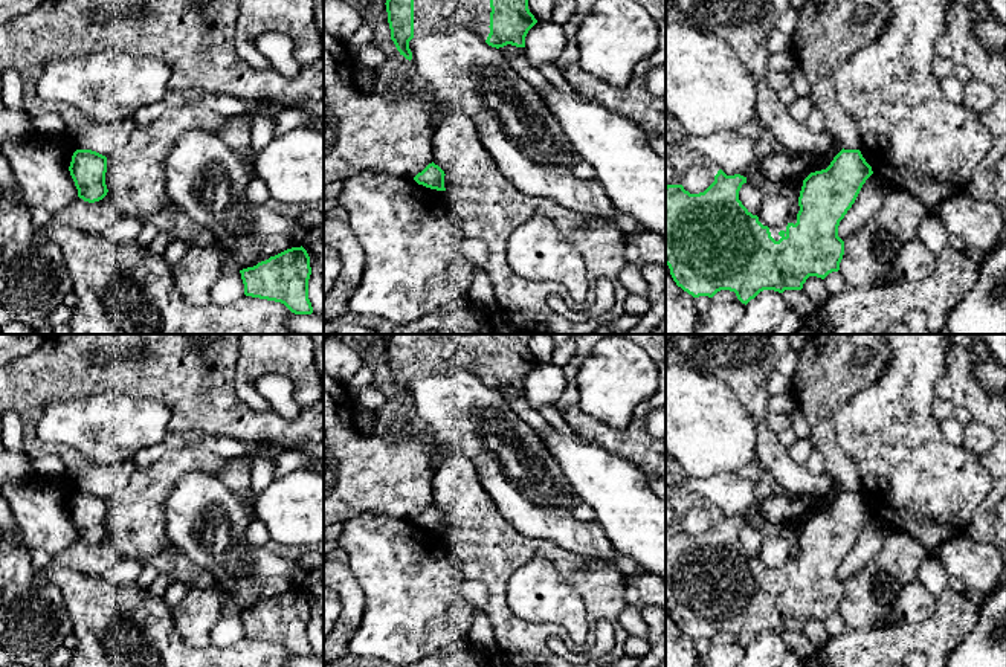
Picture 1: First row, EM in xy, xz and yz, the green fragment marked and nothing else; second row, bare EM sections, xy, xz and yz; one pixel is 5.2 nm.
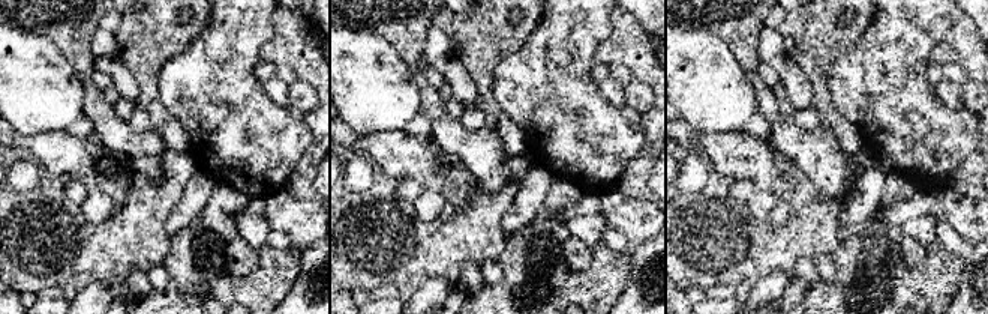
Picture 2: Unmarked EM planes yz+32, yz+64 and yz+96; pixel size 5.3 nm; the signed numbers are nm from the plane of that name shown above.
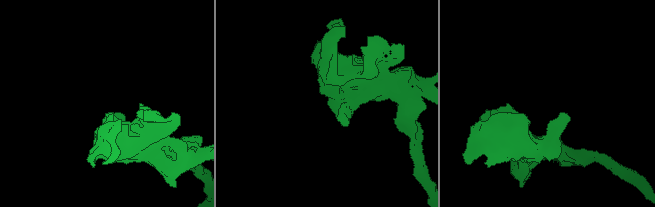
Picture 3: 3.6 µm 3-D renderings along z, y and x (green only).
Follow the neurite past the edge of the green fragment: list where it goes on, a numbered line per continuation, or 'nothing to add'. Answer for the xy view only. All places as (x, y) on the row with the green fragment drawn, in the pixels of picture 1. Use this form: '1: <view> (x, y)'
nothing to add

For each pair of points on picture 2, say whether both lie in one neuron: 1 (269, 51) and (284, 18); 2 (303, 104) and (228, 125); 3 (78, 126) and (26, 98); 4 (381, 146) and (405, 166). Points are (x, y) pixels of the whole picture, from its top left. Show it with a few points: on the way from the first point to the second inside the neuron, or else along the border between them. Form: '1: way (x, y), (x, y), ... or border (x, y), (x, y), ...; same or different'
1: way (276, 44), (284, 36), (284, 26); same
2: border (287, 105), (303, 114); different
3: border (81, 113), (66, 129); different
4: way (387, 149), (399, 160); same

